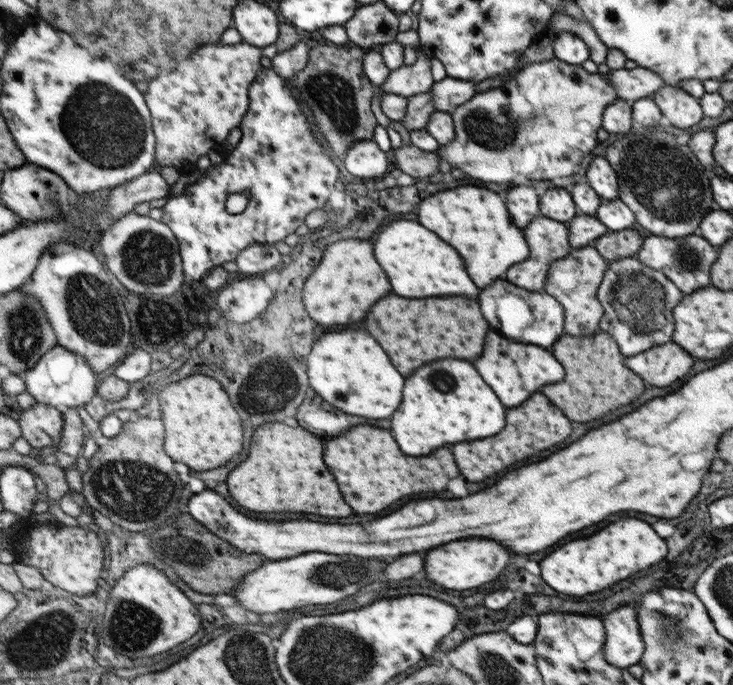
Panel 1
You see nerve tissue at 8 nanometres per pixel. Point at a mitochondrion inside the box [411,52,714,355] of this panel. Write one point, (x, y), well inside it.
(655, 180)

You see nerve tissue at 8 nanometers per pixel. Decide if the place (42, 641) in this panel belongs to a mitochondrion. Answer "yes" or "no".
yes

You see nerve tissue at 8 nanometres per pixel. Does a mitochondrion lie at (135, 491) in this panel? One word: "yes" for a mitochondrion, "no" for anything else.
yes

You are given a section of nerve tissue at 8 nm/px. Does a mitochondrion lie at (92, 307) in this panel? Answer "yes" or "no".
yes

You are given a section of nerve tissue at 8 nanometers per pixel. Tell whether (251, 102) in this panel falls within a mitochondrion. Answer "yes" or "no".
no

